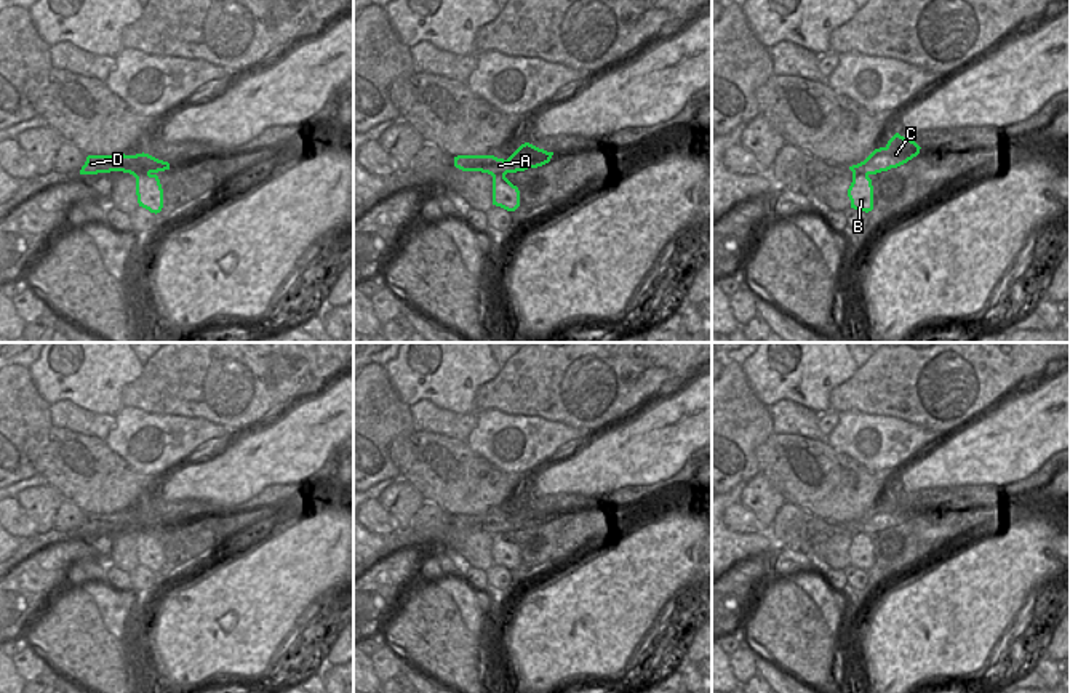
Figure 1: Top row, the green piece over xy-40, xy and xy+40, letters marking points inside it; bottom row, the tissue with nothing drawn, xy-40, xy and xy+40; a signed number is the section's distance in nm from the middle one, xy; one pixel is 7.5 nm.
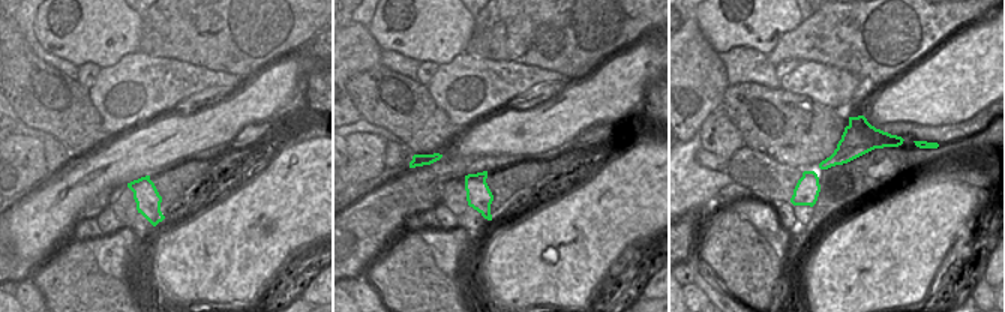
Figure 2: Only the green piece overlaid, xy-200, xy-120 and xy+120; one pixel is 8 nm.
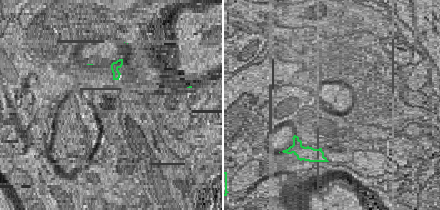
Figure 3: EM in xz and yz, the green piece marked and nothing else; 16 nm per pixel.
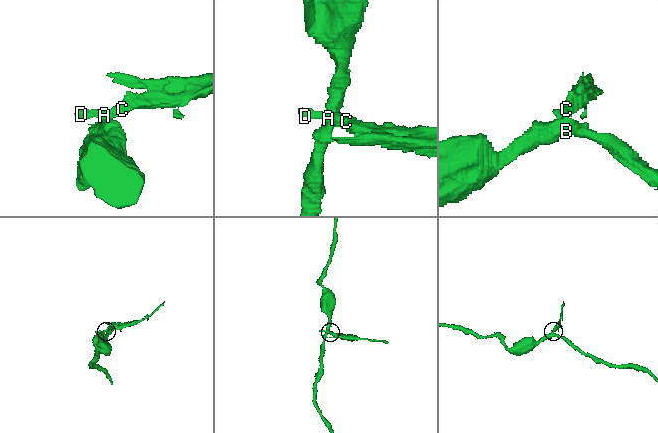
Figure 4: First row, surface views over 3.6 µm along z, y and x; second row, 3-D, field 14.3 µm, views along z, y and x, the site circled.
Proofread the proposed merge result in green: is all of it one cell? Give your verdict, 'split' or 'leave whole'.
split

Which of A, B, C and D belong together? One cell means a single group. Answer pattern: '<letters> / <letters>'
A C D / B

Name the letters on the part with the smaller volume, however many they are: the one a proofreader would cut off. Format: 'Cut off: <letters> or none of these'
Cut off: A, C, D

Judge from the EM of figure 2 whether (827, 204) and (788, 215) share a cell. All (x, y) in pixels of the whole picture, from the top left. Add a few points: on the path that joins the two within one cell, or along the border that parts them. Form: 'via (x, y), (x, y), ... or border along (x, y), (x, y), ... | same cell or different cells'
border along (798, 227), (789, 234) | different cells

